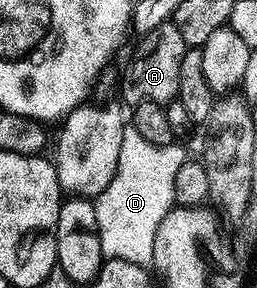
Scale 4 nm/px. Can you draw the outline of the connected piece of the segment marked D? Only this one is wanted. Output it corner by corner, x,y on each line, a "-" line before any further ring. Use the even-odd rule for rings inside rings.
130,123
124,124
121,155
117,159
117,171
113,175
113,183
109,183
109,187
105,187
105,191
101,191
99,196
94,198
104,258
125,259
129,263
137,263
144,267
152,264
153,239
157,235
157,227
161,219
165,219
165,215
171,212
175,205
173,179
177,179
177,171
181,171
181,167
189,160
189,153
186,153
181,145
179,143
154,145
146,141

